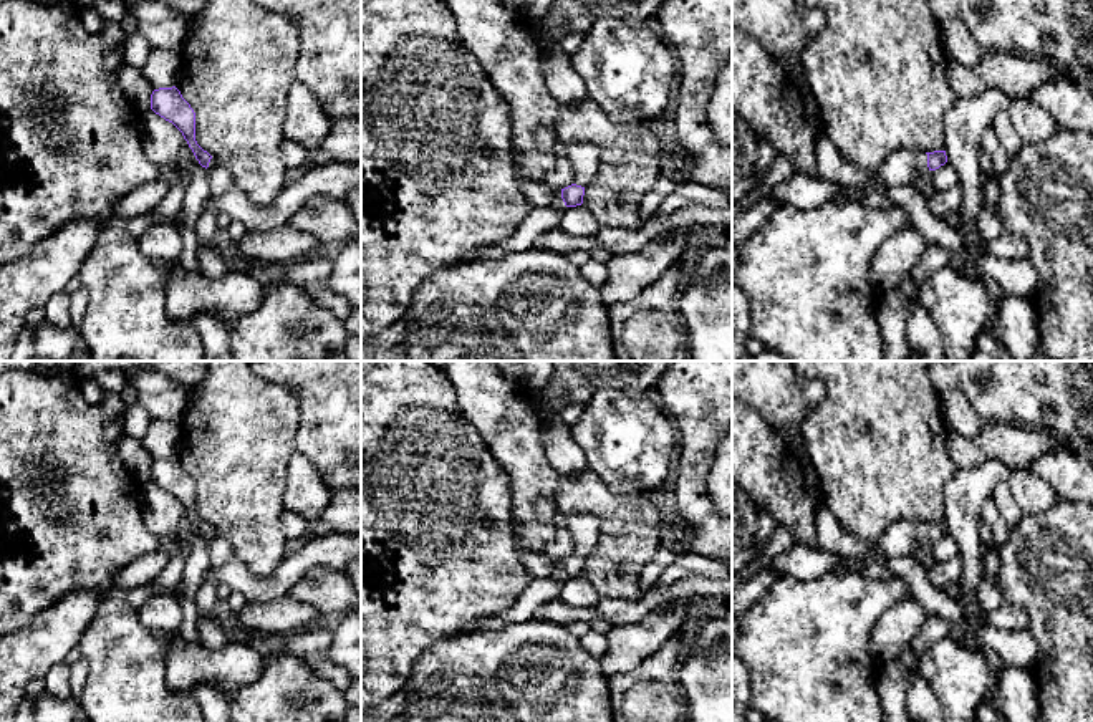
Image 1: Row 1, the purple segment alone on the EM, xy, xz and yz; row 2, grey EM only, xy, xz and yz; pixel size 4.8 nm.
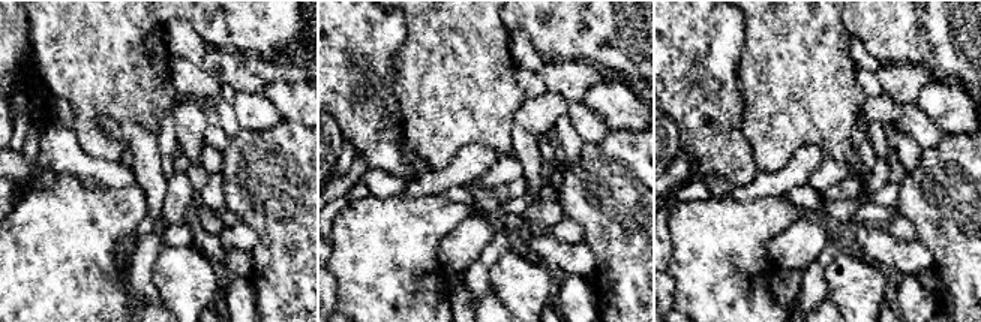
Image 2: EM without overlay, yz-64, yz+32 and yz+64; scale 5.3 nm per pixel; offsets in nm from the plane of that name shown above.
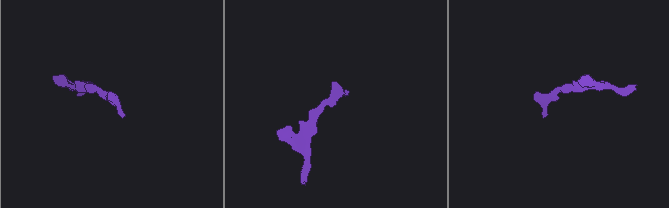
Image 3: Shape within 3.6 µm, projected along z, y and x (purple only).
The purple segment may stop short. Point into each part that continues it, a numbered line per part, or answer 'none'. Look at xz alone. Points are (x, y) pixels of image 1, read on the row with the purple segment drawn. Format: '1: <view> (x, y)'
1: xz (585, 158)

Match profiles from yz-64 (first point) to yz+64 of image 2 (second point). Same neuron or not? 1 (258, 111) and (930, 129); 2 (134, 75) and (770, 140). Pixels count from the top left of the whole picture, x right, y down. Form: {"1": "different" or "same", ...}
{"1": "same", "2": "same"}

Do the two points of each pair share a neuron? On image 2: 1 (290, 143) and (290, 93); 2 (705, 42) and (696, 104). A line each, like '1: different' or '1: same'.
1: different
2: same

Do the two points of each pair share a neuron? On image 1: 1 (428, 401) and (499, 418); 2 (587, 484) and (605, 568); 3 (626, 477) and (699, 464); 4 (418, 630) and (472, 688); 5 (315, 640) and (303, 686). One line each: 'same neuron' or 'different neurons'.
1: different neurons
2: same neuron
3: different neurons
4: different neurons
5: different neurons

